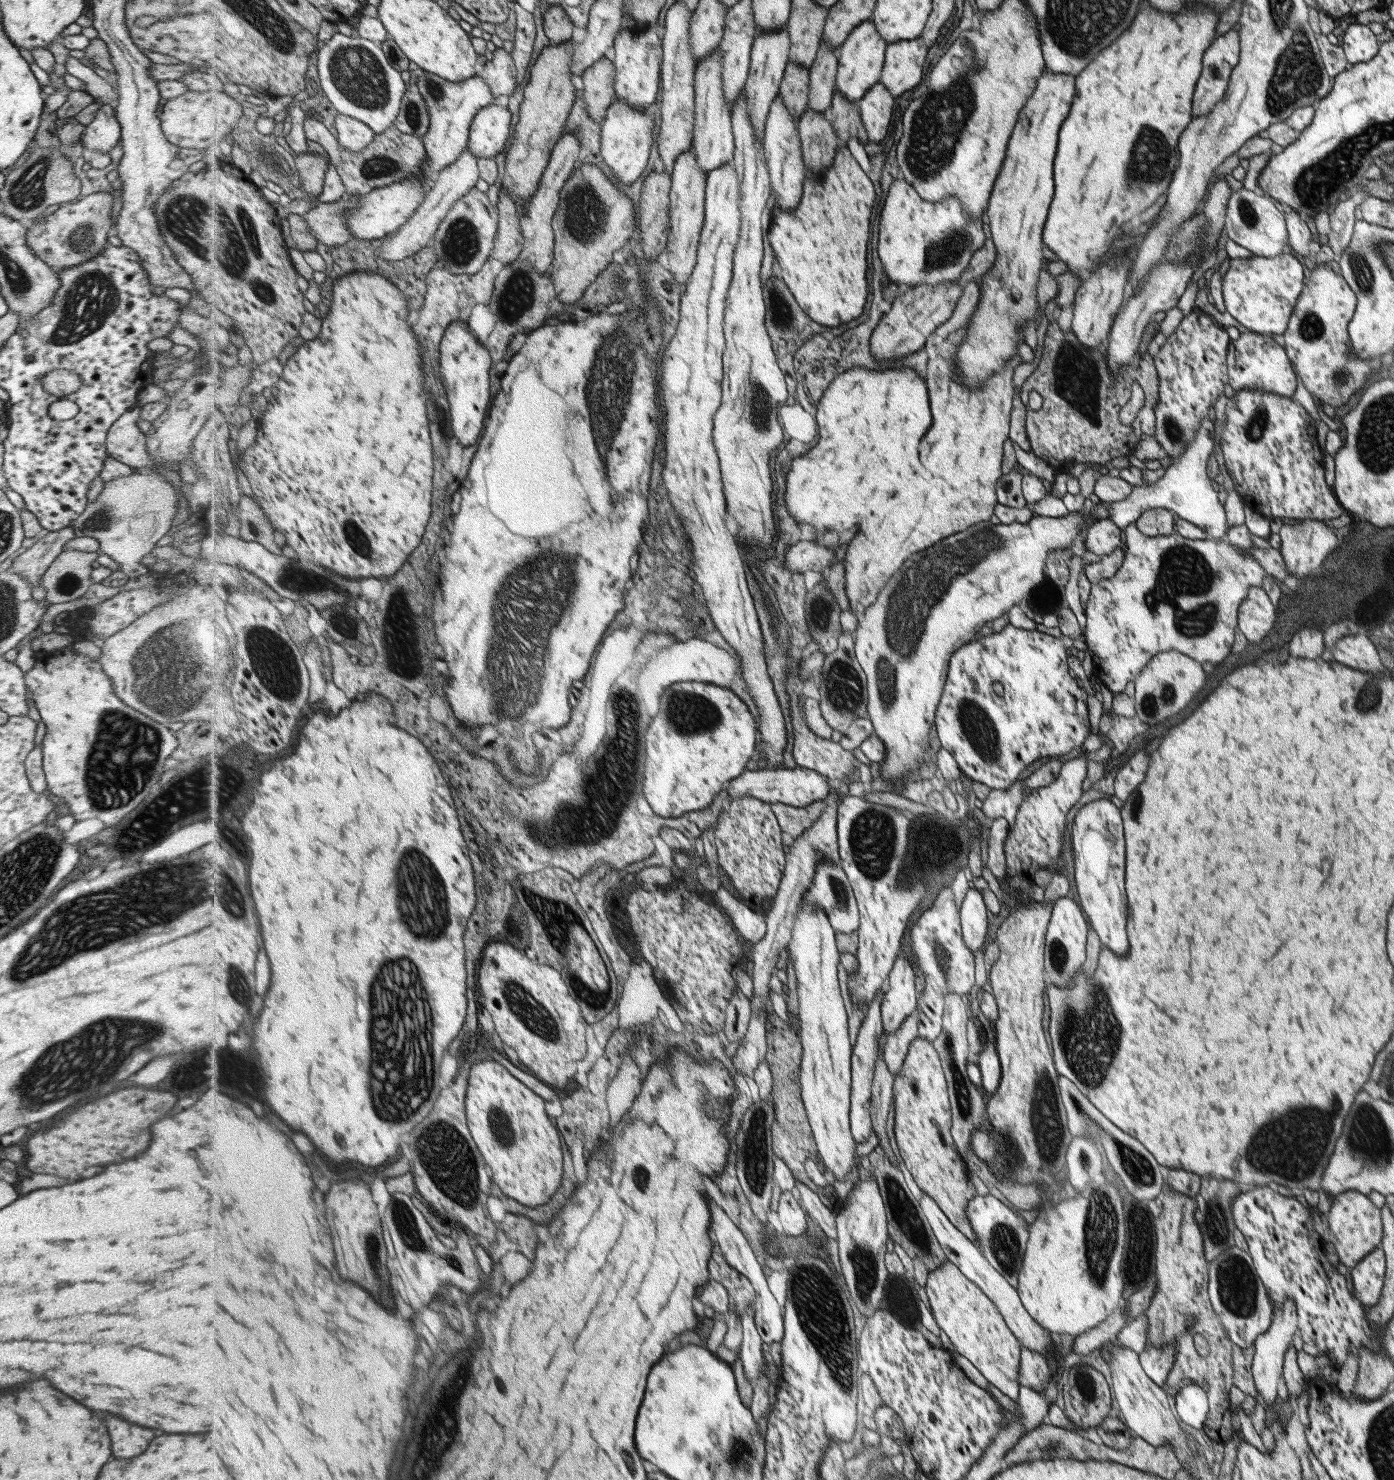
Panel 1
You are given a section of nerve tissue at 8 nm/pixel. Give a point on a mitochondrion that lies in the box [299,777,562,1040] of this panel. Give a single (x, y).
(421, 878)

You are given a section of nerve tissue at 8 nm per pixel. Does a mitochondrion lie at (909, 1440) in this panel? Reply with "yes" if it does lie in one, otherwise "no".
no

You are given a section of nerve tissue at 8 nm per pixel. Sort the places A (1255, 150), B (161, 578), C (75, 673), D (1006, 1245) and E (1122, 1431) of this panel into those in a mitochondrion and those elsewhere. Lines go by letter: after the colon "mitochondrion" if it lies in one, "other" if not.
A: other
B: other
C: other
D: mitochondrion
E: other

